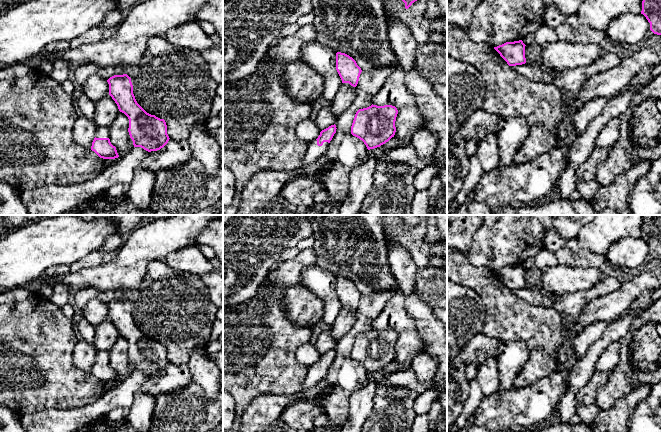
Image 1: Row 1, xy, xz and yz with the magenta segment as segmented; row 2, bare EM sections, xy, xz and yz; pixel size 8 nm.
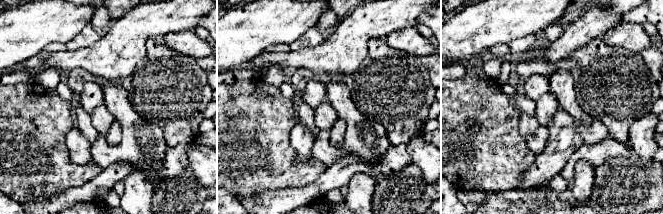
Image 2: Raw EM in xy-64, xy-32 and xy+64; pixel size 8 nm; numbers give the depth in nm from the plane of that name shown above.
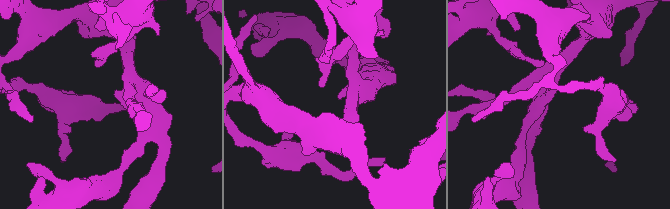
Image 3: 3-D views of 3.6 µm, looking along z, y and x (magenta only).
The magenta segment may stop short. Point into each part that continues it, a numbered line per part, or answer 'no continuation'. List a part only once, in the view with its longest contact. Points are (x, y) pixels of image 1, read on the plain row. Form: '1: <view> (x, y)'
1: xz (313, 376)

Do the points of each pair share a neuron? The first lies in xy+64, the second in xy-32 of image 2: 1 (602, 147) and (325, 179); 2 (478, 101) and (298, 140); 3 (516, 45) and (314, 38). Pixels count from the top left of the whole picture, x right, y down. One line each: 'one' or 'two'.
1: one
2: two
3: one

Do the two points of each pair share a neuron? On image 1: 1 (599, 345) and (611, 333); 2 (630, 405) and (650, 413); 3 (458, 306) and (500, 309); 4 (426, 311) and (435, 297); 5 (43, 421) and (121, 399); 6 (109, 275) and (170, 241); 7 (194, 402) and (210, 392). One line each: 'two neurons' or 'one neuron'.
1: one neuron
2: two neurons
3: two neurons
4: two neurons
5: one neuron
6: one neuron
7: two neurons

